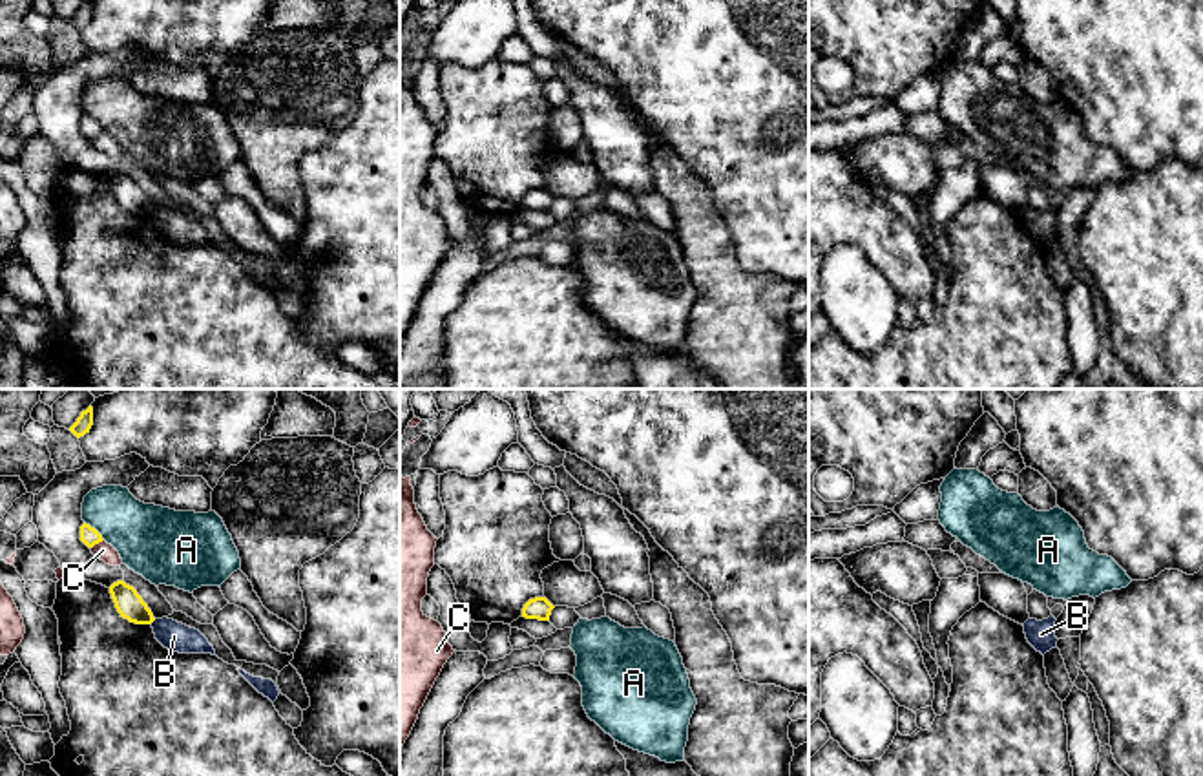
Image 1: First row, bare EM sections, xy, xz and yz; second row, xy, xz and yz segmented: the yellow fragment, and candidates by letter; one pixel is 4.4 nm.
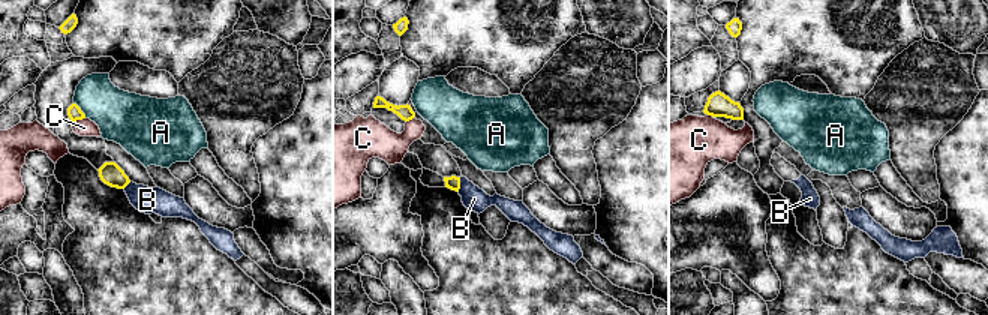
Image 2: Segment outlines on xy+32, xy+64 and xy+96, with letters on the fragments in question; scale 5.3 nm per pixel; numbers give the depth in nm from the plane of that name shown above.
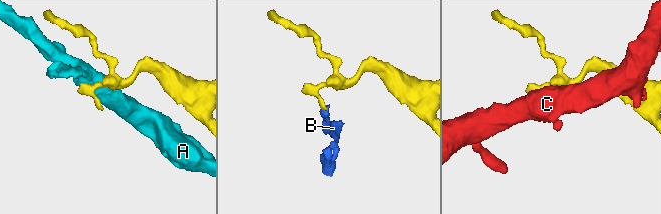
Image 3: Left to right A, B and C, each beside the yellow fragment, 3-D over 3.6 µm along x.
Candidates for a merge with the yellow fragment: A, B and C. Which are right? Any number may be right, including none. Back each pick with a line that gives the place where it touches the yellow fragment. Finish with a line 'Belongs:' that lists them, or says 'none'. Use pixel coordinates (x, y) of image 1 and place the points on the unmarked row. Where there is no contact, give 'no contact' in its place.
Belongs: none

